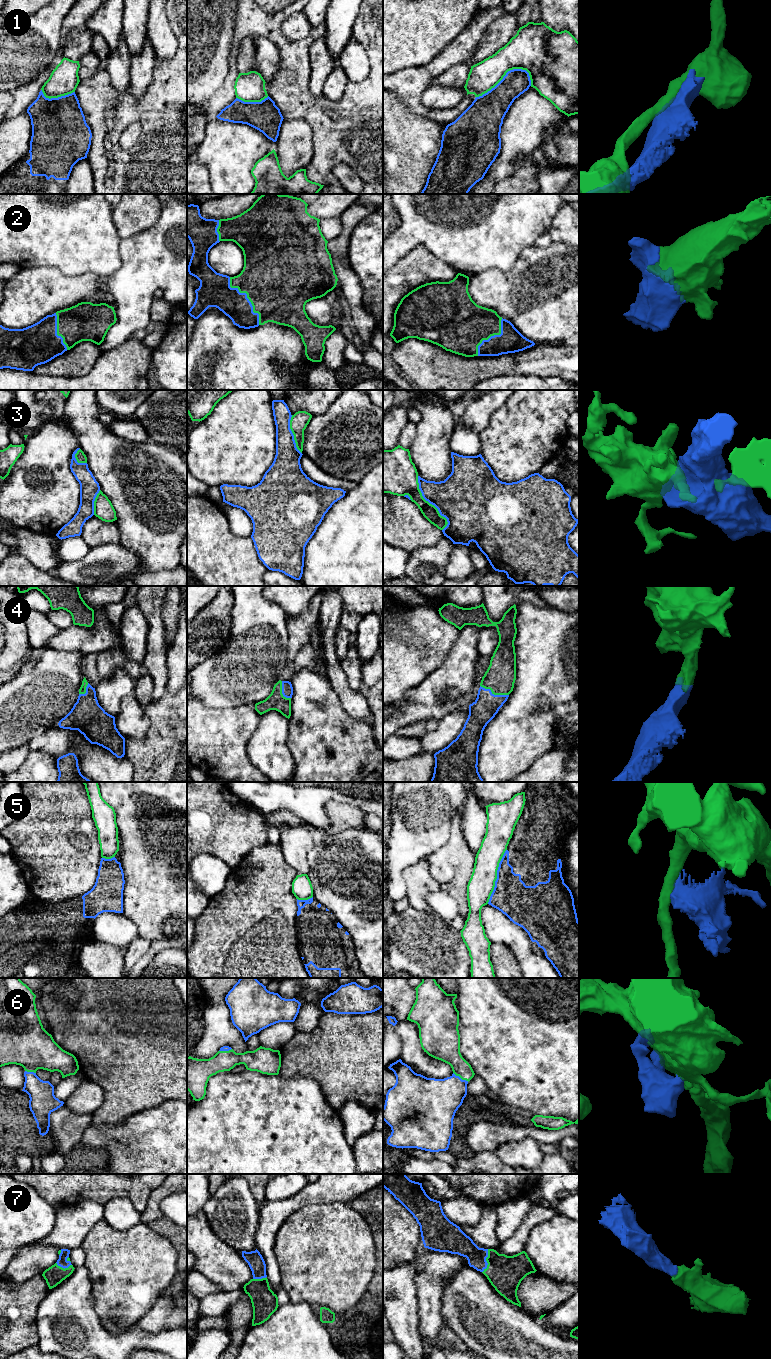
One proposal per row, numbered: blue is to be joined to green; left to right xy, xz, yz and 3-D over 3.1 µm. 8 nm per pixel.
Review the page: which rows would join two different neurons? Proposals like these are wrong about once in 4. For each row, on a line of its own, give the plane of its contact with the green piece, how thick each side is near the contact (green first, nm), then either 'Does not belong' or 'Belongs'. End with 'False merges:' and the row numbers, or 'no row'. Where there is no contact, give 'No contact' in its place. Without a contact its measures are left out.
1: Touches green in yz. Thickness 280 nm (green) against 240 nm. Does not belong
2: Touches green in xz. Thickness 500 nm (green) against 220 nm. Belongs
3: Touches green in yz. Thickness 180 nm (green) against 400 nm. Does not belong
4: Touches green in yz. Thickness 240 nm (green) against 200 nm. Belongs
5: Touches green in yz. Thickness 200 nm (green) against 300 nm. Does not belong
6: Touches green in yz. Thickness 190 nm (green) against 340 nm. Belongs
7: Touches green in yz. Thickness 280 nm (green) against 170 nm. Belongs
False merges: 1, 3, 5

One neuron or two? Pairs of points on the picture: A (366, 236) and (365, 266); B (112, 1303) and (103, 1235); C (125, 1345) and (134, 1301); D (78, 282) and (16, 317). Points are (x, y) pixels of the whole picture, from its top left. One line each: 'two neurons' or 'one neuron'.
A: one neuron
B: one neuron
C: two neurons
D: one neuron

